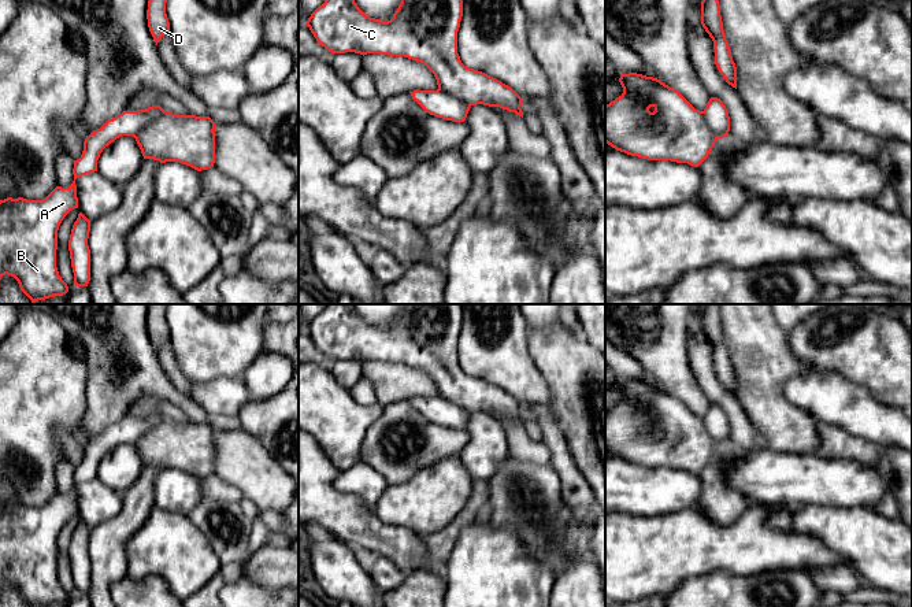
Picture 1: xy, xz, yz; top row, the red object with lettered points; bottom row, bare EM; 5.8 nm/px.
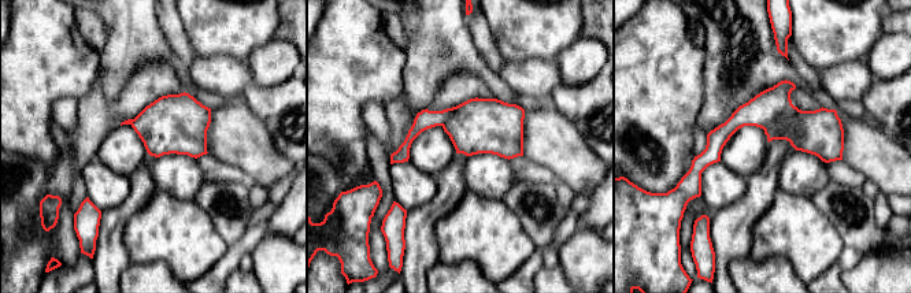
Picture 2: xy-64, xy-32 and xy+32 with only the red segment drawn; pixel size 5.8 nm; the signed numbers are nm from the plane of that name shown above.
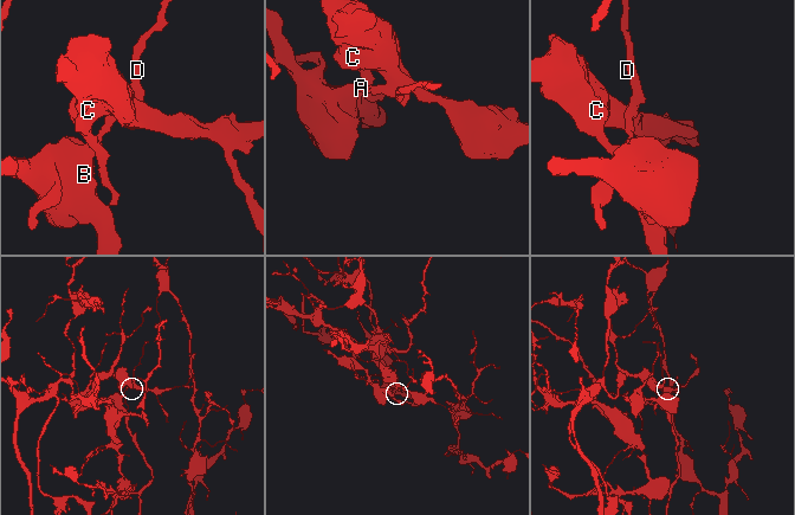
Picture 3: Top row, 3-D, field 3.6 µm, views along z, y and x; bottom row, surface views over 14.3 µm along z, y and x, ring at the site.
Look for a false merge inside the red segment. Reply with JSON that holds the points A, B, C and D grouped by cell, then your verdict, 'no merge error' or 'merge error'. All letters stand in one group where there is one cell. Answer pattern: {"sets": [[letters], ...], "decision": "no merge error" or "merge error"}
{"sets": [["A", "B", "D"], ["C"]], "decision": "merge error"}

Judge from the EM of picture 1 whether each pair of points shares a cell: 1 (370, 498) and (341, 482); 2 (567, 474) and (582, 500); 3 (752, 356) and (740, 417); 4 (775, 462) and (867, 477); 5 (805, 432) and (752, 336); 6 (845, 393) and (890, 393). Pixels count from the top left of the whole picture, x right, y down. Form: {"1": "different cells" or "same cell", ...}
{"1": "same cell", "2": "same cell", "3": "different cells", "4": "same cell", "5": "same cell", "6": "different cells"}

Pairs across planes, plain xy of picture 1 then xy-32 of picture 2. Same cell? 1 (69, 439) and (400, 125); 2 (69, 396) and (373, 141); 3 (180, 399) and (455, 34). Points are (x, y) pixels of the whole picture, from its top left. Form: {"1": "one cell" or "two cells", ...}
{"1": "two cells", "2": "two cells", "3": "one cell"}

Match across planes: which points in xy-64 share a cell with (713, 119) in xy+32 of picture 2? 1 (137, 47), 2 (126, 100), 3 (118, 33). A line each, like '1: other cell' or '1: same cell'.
1: same cell
2: other cell
3: same cell

